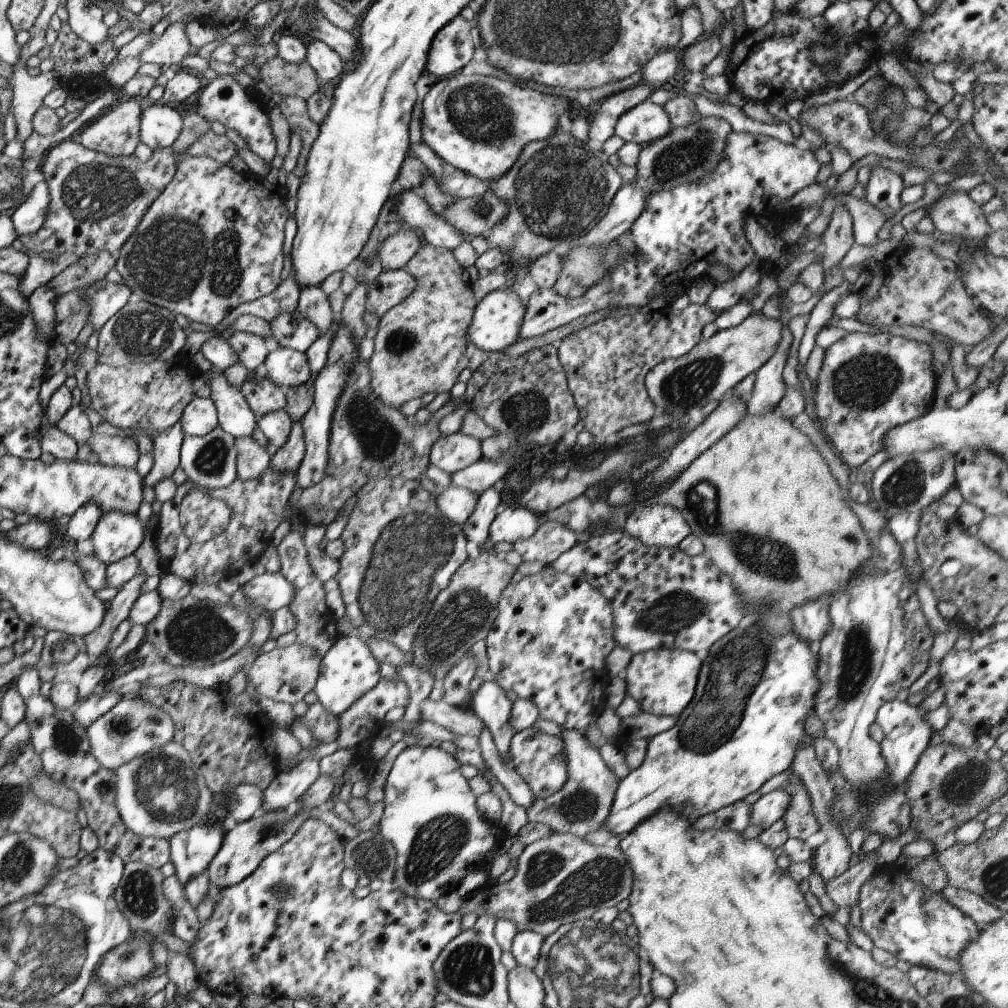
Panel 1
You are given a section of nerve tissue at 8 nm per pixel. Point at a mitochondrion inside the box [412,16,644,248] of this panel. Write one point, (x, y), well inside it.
(561, 190)

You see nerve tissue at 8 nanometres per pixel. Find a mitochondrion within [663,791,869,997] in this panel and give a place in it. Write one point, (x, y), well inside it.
(854, 807)

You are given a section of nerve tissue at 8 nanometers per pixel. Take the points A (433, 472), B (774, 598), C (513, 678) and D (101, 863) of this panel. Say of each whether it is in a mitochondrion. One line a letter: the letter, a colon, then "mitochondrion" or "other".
A: other
B: mitochondrion
C: other
D: other

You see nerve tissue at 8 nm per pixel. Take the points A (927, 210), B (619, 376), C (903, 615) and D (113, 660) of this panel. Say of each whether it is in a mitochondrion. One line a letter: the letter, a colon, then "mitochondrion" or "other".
A: other
B: other
C: mitochondrion
D: other

